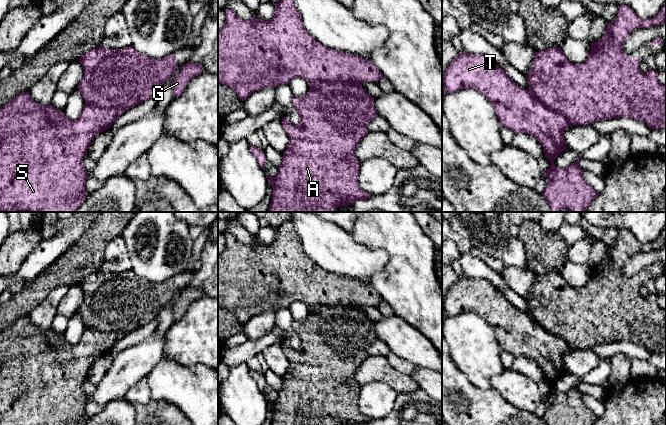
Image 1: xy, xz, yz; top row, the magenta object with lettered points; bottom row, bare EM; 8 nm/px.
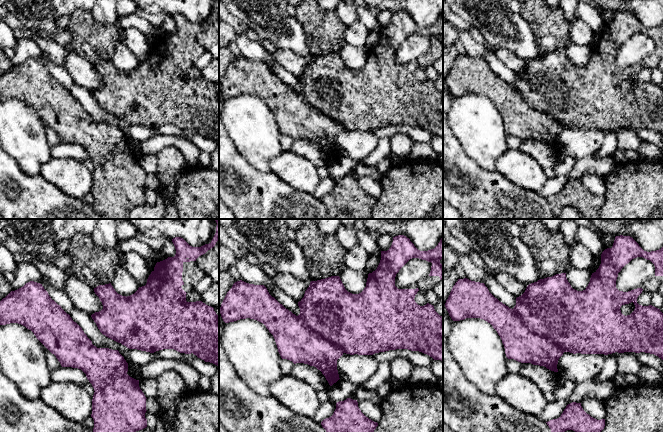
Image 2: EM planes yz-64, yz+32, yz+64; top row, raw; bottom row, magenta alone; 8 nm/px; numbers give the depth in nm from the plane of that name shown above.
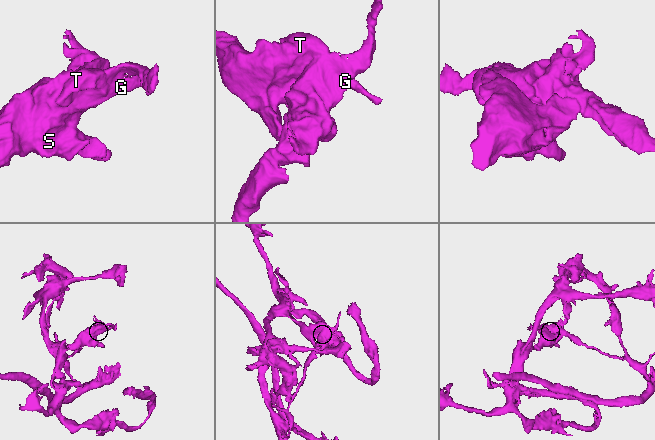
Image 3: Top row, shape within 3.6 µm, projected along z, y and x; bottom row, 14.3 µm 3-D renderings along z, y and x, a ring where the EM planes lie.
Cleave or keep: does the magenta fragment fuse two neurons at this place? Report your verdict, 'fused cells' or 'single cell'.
fused cells

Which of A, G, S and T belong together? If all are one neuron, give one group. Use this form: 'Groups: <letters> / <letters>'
Groups: A / G S T

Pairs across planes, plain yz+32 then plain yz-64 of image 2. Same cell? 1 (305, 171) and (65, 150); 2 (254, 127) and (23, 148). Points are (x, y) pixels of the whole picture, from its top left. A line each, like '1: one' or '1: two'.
1: two
2: one

